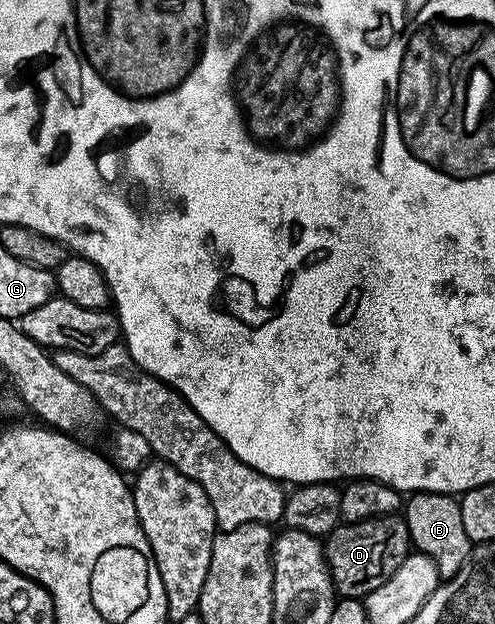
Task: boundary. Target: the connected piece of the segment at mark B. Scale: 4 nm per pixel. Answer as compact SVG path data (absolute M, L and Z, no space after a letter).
M435 491L413 492L404 503L404 518L411 544L433 561L443 580L452 578L462 568L472 550L468 533L464 533L464 517L460 517L461 508L462 504L455 496Z

